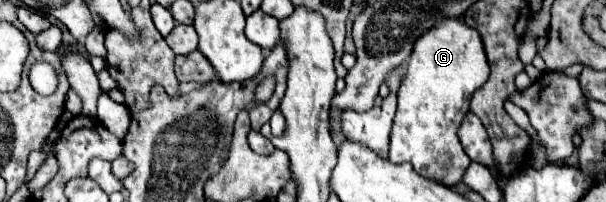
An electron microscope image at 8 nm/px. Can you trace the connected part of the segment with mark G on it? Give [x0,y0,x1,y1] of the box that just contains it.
[388,18,490,186]

